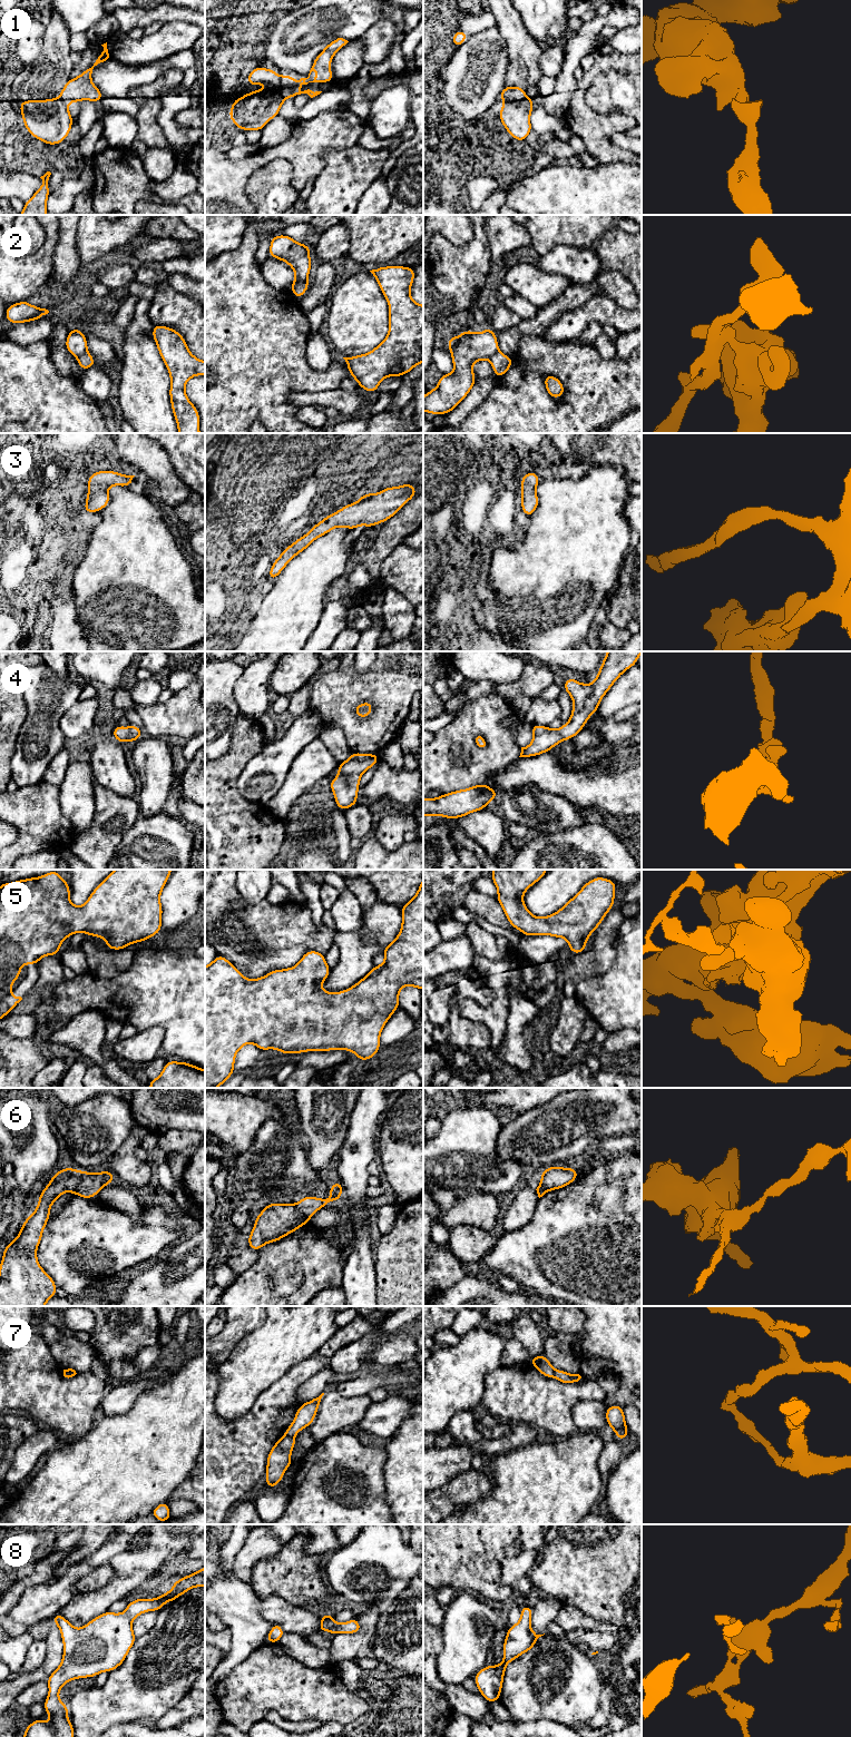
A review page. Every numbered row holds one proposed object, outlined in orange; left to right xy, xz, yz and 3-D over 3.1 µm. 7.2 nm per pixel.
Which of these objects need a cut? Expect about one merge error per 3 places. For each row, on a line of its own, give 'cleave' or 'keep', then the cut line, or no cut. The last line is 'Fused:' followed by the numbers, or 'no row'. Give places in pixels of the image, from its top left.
1: cleave; cut yz (526, 96), (519, 100), (505, 101)
2: cleave; cut xz (305, 281), (295, 284), (291, 288)
3: keep; cut none
4: keep; cut none
5: keep; cut none
6: cleave; cut xy (86, 1171), (74, 1193)
7: cleave; cut xz (285, 1434), (293, 1438)
8: keep; cut none
Fused: 1, 2, 6, 7

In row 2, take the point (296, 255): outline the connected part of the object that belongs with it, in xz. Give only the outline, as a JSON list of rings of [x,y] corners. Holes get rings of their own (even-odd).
[[[277,235],[271,238],[268,255],[287,263],[294,269],[295,278],[290,290],[307,281],[311,272],[310,253],[311,247],[297,243],[290,236]]]

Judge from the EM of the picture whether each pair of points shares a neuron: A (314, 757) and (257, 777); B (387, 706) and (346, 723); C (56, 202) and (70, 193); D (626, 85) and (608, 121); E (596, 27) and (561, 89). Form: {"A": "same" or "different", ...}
{"A": "different", "B": "same", "C": "same", "D": "different", "E": "same"}

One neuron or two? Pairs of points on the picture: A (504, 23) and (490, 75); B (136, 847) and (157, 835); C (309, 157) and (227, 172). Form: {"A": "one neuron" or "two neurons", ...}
{"A": "two neurons", "B": "one neuron", "C": "one neuron"}

